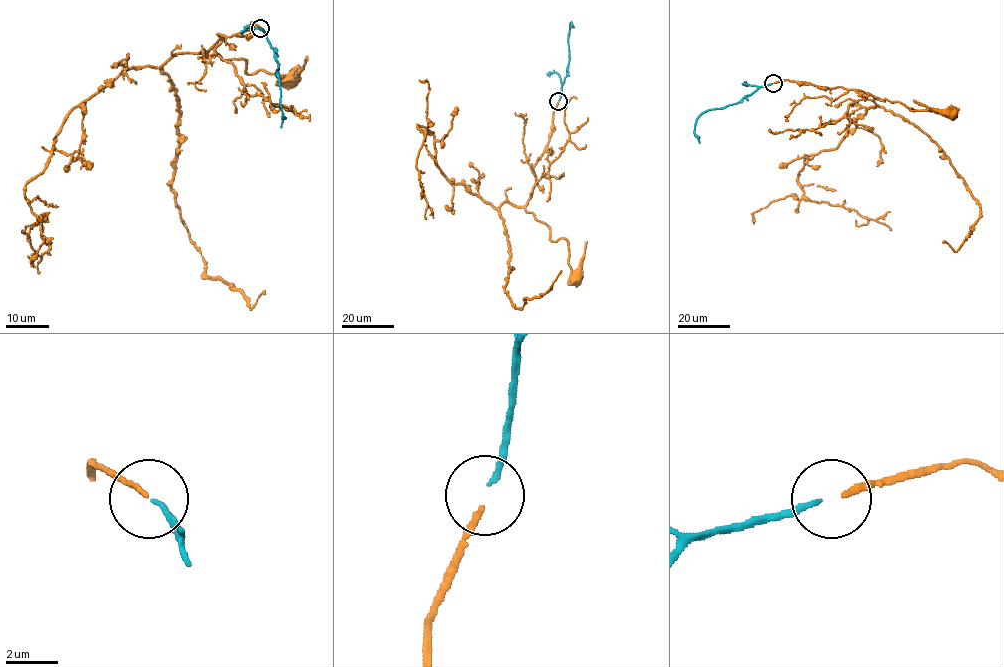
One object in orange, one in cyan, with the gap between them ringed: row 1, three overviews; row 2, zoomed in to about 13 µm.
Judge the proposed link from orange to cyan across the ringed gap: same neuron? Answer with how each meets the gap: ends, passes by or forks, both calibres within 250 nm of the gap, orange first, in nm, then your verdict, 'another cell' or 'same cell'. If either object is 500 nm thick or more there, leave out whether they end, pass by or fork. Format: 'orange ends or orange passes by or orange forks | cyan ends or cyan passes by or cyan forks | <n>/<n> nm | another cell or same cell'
orange ends | cyan ends | 180/170 nm | same cell

